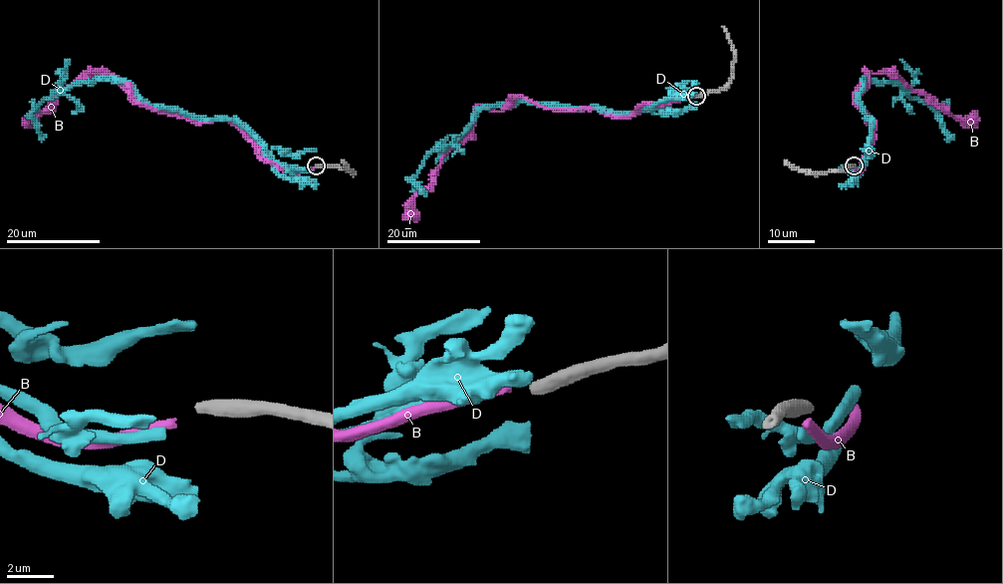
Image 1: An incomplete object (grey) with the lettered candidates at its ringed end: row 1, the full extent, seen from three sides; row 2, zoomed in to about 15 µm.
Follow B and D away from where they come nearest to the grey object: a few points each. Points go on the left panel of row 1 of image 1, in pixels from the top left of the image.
B: (313, 167), (276, 167), (230, 124), (167, 115), (137, 103), (102, 72), (84, 73), (49, 109), (23, 122)
D: (310, 168), (274, 161), (235, 122), (150, 108), (127, 85), (102, 79), (77, 81), (33, 111), (46, 136)

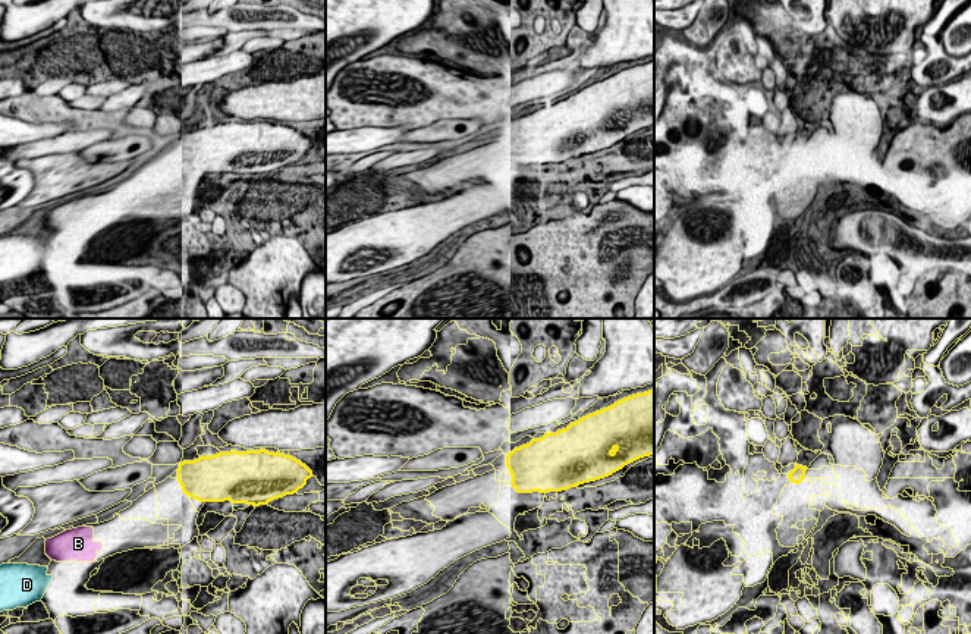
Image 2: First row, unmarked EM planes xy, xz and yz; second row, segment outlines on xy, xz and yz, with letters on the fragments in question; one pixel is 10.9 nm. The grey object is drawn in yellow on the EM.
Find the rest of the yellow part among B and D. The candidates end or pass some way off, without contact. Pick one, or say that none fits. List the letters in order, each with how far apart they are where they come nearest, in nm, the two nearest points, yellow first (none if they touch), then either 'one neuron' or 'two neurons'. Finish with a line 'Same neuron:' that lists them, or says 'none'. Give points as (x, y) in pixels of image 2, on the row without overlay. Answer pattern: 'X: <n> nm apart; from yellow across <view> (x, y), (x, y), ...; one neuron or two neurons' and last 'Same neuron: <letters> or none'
B: 1050 nm apart; from yellow across xy (184, 163), (101, 215); one neuron
D: 1700 nm apart; from yellow across xy (184, 163), (52, 247); two neurons
Same neuron: B

